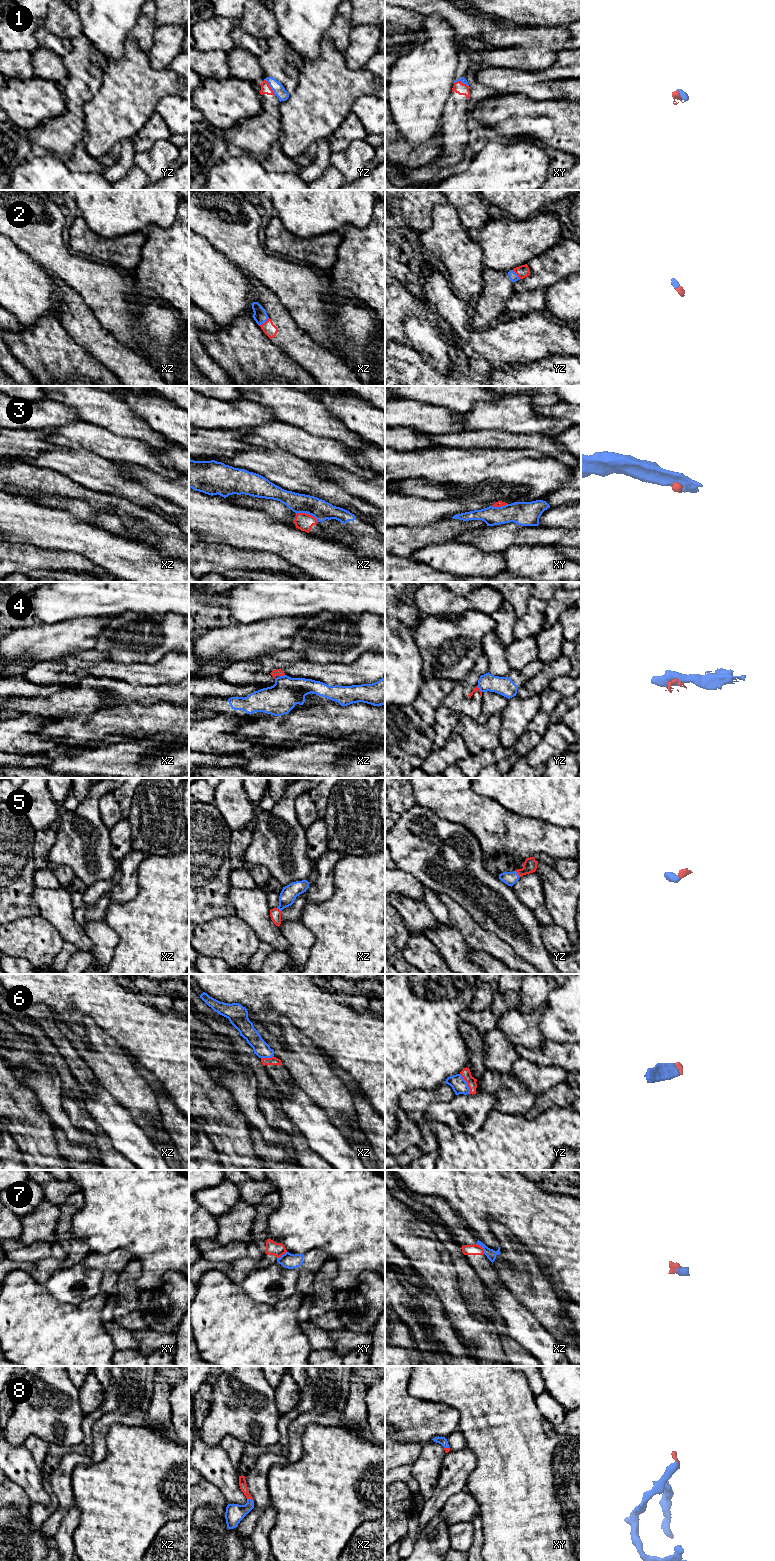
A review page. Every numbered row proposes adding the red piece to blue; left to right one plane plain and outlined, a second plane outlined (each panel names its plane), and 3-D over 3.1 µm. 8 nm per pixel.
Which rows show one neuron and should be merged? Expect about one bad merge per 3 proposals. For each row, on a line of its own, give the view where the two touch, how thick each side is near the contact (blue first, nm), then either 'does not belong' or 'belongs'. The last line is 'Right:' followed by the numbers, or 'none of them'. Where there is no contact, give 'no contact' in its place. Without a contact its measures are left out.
1: meets blue in yz; 90 nm thick on the blue side, 80 nm on the other; belongs
2: meets blue in xz; 110 nm thick on the blue side, 100 nm on the other; belongs
3: meets blue in xz; 160 nm thick on the blue side, 140 nm on the other; belongs
4: meets blue in xz; 260 nm thick on the blue side, 60 nm on the other; does not belong
5: meets blue in yz; 110 nm thick on the blue side, 110 nm on the other; belongs
6: meets blue in yz; 120 nm thick on the blue side, 80 nm on the other; belongs
7: meets blue in xz; 80 nm thick on the blue side, 90 nm on the other; does not belong
8: meets blue in xz; 150 nm thick on the blue side, 60 nm on the other; belongs
Right: 1, 2, 3, 5, 6, 8

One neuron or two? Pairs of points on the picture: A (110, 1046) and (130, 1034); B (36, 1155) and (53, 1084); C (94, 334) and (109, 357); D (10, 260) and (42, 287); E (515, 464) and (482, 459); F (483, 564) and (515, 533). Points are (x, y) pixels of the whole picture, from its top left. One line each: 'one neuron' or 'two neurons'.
A: two neurons
B: two neurons
C: one neuron
D: one neuron
E: one neuron
F: two neurons

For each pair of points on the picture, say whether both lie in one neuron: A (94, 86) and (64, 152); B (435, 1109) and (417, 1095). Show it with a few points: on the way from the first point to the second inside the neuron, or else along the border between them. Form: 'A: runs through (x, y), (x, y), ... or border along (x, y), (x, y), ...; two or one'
A: runs through (77, 101), (74, 104), (72, 122), (64, 135); one
B: border along (452, 1098), (433, 1100), (426, 1108), (424, 1116); two

